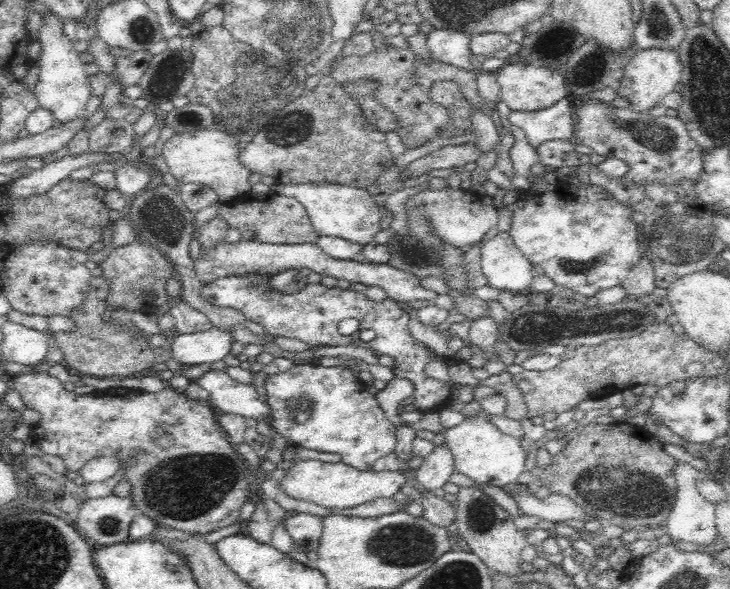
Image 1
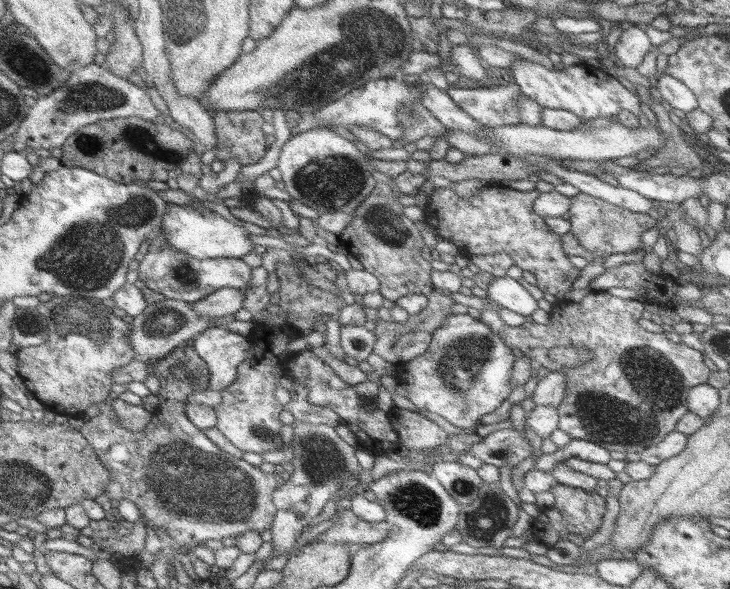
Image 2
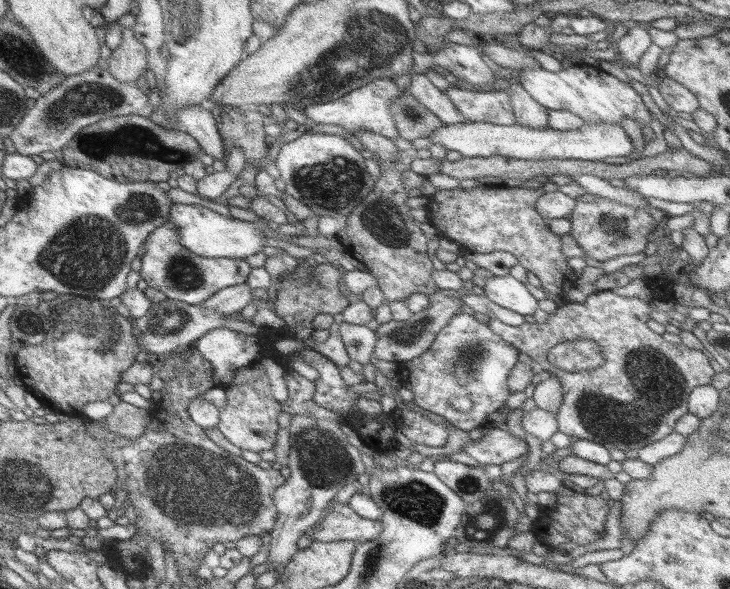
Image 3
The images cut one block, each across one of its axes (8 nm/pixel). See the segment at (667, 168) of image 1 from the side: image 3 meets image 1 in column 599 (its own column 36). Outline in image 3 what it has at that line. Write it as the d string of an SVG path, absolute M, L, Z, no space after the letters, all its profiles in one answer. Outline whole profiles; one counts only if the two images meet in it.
M95 65L80 74L67 76L58 86L41 95L23 113L8 137L15 147L15 153L38 160L41 152L61 150L84 126L113 116L137 115L149 118L152 108L147 96L139 88L118 82L106 68Z

